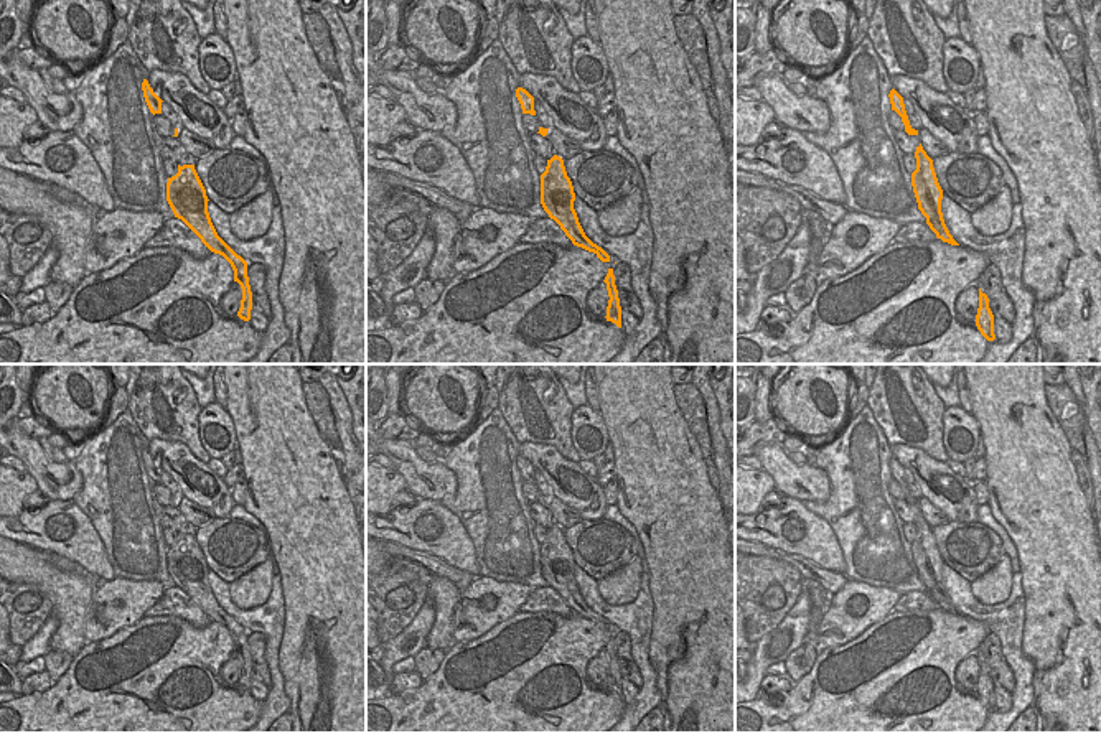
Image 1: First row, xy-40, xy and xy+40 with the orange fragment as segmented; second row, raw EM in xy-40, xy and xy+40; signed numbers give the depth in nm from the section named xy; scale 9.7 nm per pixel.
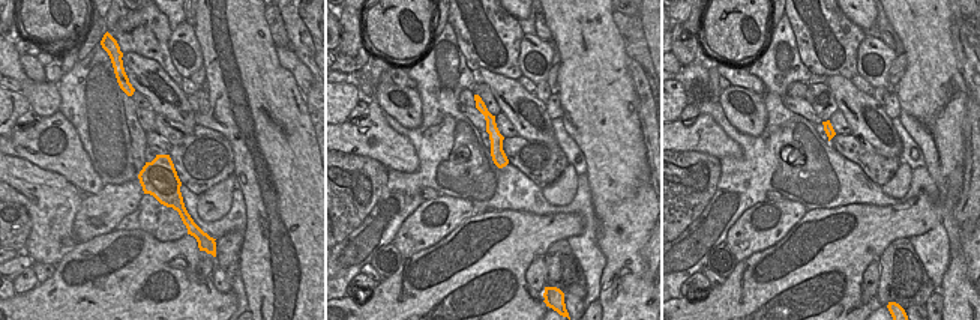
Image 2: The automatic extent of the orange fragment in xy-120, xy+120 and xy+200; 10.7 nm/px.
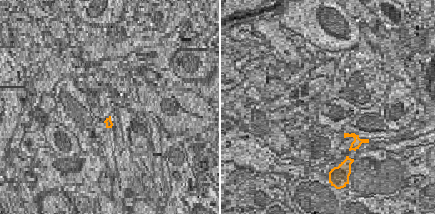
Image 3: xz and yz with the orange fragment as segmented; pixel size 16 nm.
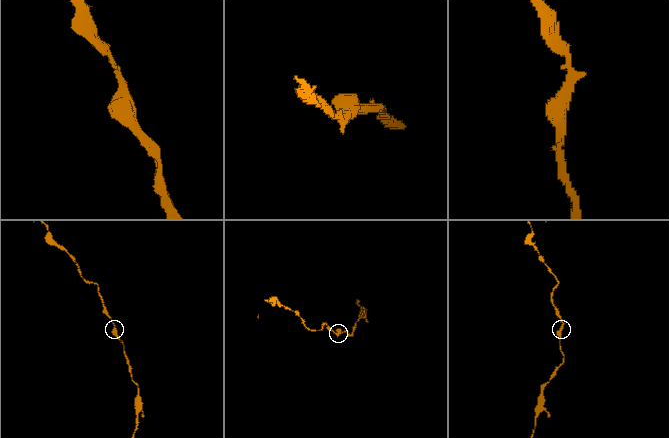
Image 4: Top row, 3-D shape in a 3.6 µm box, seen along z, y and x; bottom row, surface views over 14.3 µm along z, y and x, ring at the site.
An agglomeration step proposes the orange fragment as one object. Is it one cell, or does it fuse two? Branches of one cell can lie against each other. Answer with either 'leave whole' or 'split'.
leave whole

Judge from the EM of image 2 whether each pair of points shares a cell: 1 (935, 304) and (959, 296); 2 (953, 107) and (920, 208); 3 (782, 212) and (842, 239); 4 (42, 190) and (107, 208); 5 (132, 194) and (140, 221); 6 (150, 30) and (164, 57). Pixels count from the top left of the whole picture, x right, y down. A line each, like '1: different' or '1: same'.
1: different
2: different
3: different
4: different
5: different
6: same

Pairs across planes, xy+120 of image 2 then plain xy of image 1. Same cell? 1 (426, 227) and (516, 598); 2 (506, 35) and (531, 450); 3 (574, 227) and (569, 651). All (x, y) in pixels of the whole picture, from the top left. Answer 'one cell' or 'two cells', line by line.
1: one cell
2: two cells
3: one cell

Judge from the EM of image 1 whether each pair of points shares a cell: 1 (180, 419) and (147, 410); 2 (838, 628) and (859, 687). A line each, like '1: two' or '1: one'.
1: one
2: two

